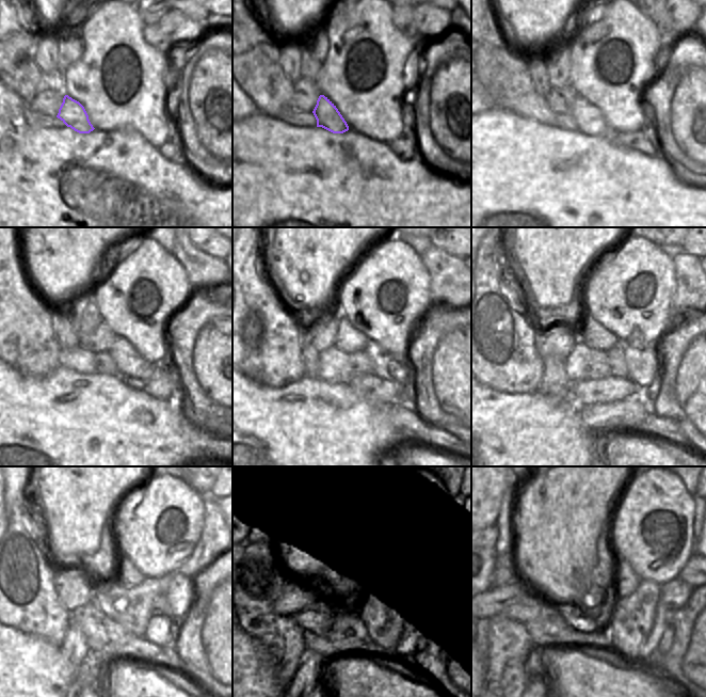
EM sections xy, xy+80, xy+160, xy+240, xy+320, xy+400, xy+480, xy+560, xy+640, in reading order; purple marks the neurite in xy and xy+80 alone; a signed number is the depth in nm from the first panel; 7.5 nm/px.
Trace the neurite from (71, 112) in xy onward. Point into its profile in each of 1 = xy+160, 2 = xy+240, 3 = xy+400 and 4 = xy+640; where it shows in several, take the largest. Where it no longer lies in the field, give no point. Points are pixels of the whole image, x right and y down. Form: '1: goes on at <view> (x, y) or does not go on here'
1: goes on at xy+160 (590, 121)
2: goes on at xy+240 (129, 363)
3: goes on at xy+400 (643, 364)
4: goes on at xy+640 (688, 573)

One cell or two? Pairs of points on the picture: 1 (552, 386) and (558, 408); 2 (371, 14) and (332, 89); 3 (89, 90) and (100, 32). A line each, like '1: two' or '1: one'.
1: two
2: one
3: one

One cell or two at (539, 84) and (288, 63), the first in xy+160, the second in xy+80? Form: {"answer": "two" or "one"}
{"answer": "one"}

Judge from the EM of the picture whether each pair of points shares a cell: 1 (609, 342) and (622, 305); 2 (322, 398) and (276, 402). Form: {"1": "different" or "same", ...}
{"1": "different", "2": "same"}

